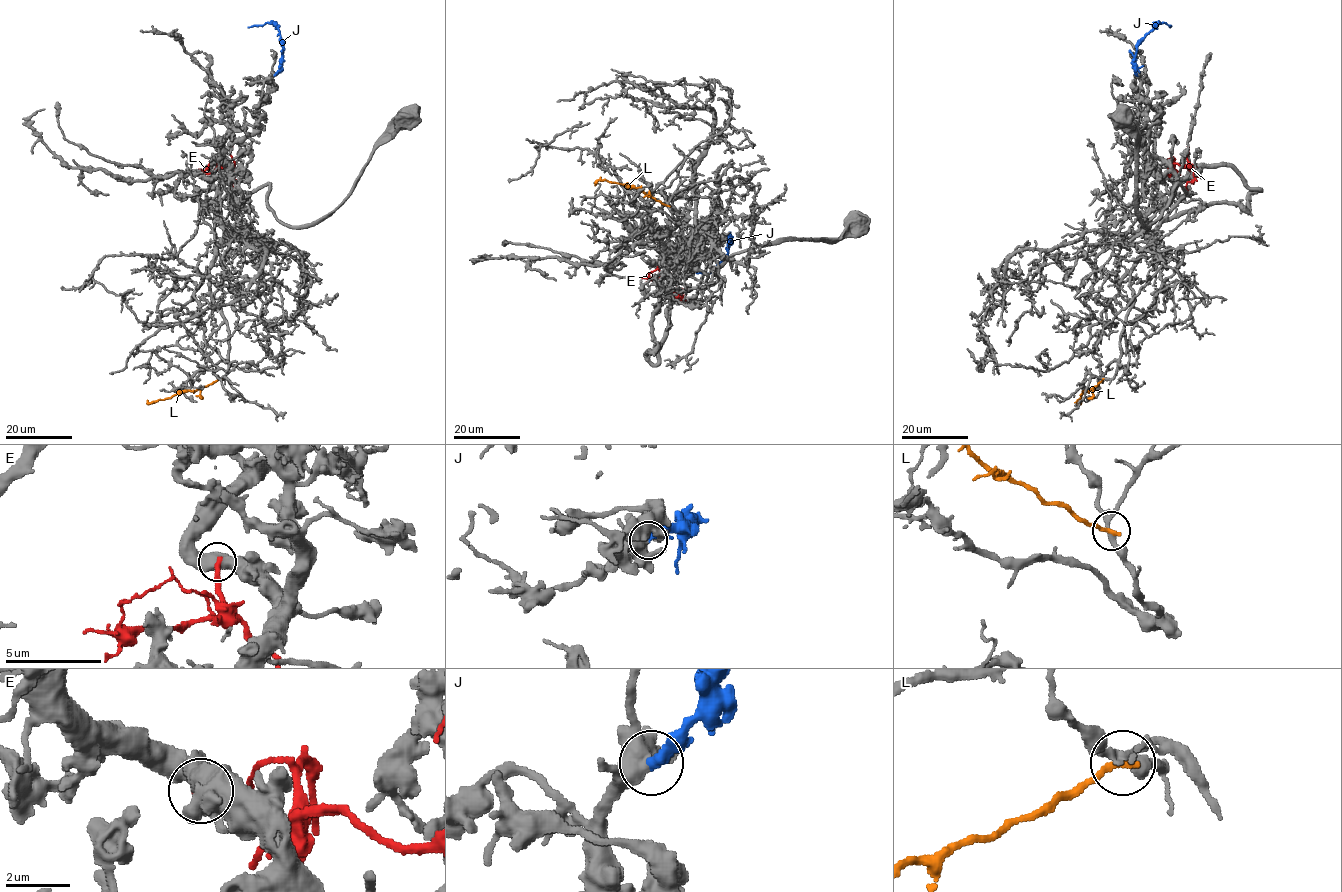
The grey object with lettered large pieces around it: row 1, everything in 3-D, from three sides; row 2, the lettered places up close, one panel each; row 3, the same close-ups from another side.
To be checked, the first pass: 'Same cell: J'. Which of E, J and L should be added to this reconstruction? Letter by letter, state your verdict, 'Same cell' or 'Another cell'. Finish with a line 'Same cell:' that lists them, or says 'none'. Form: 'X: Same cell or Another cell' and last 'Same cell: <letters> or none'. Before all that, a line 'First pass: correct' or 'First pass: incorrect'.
First pass: correct
E: Another cell
J: Same cell
L: Another cell
Same cell: J

